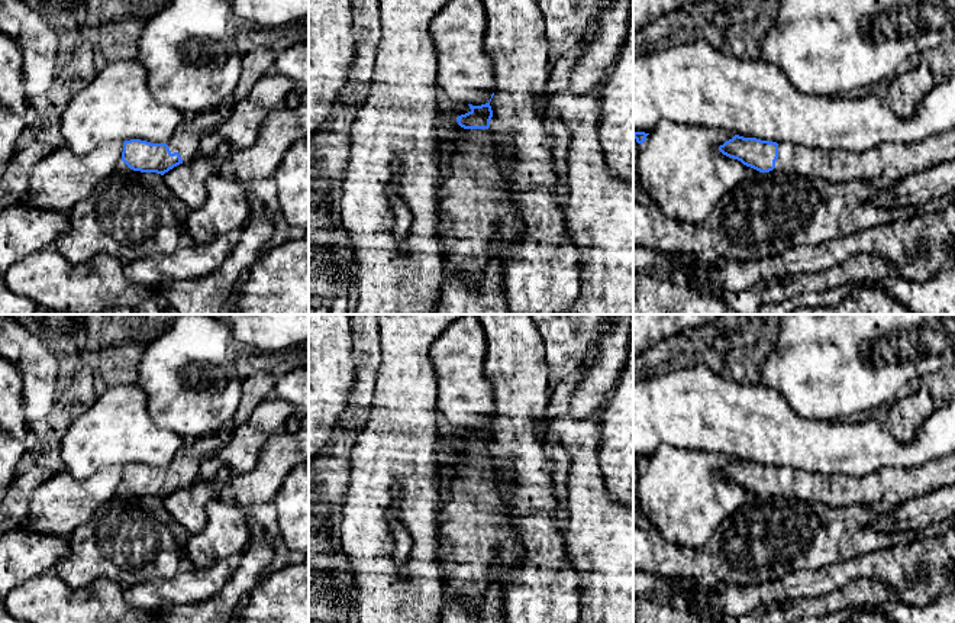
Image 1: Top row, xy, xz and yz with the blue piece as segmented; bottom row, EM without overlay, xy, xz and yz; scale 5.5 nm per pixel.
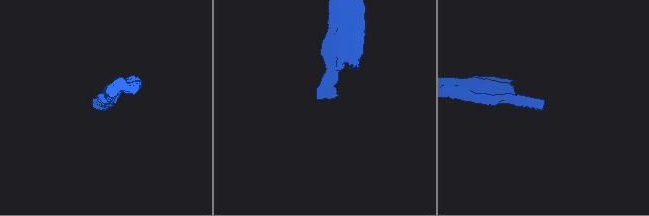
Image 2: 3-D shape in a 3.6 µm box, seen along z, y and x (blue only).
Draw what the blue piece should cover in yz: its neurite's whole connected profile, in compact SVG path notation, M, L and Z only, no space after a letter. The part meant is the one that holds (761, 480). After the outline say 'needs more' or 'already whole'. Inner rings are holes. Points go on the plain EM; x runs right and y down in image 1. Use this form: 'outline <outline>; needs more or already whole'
outline M955 453L910 468L881 467L862 477L807 472L739 459L720 469L719 475L759 497L778 494L832 507L861 504L890 510L955 484Z; needs more

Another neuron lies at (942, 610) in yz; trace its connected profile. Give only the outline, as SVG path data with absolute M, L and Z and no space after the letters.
M955 590L951 595L942 594L926 606L909 606L903 601L887 601L880 606L854 607L826 617L797 619L790 623L845 623L851 613L865 609L880 611L894 623L955 623Z

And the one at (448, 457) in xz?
M439 417L436 425L436 484L441 501L449 497L449 482L455 478L456 468L464 462L465 453L458 449L456 443L468 436L471 436L468 429Z

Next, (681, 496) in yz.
M670 445L656 449L639 474L643 526L680 546L703 546L746 498L746 490L719 475L733 461Z

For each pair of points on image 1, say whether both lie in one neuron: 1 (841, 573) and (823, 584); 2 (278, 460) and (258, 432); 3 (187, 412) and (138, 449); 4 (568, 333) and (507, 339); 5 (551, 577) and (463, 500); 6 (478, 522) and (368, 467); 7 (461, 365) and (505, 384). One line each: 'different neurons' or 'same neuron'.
1: same neuron
2: different neurons
3: different neurons
4: different neurons
5: different neurons
6: different neurons
7: different neurons

